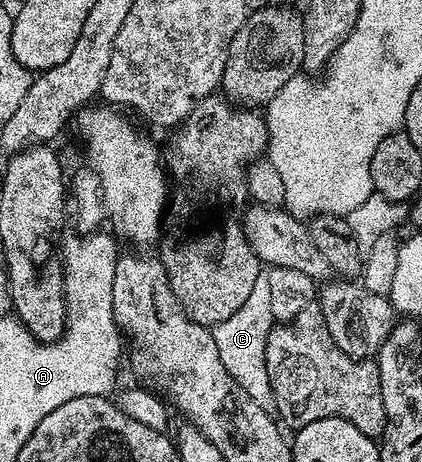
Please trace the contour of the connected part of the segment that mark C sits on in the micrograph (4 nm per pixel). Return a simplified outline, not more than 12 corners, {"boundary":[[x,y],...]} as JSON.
{"boundary":[[260,274],[245,306],[209,332],[221,366],[275,412],[267,339],[275,323]]}

